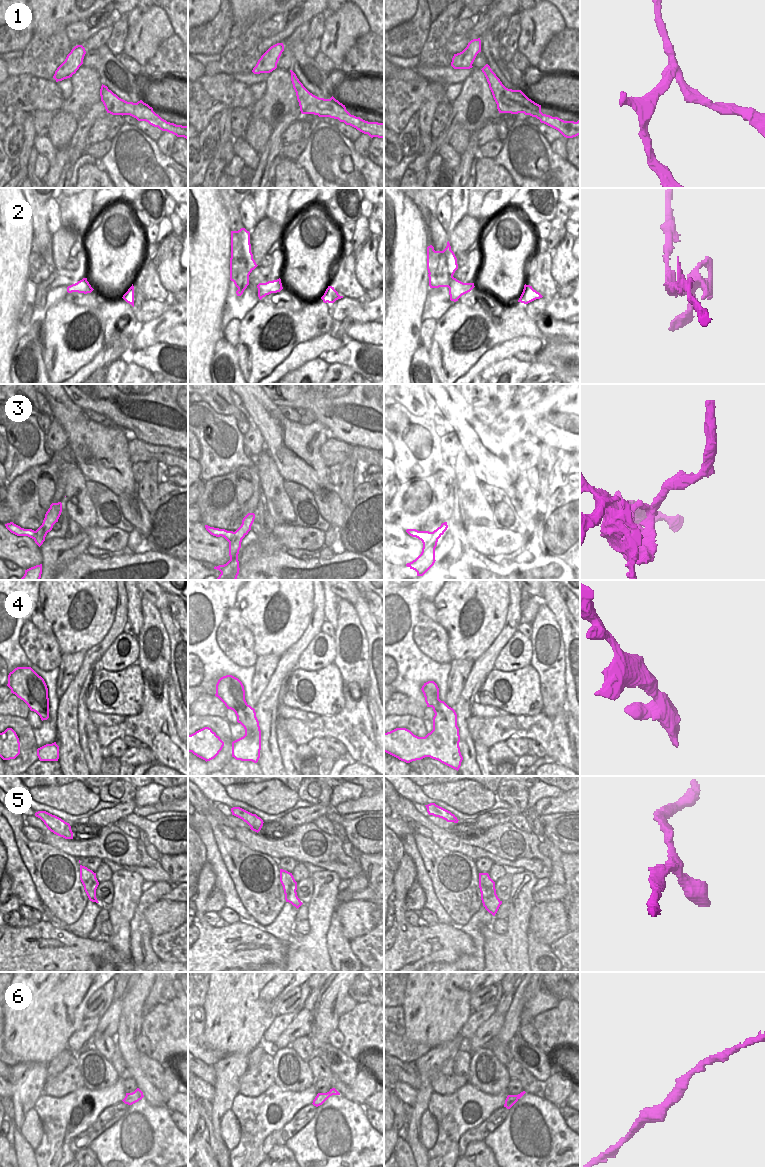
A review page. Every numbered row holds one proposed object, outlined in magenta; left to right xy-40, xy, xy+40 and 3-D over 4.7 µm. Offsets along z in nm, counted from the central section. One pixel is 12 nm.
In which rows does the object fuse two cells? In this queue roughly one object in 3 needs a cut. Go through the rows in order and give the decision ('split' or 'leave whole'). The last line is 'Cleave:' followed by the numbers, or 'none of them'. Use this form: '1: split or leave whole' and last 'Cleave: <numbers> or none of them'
1: split
2: split
3: split
4: leave whole
5: leave whole
6: leave whole
Cleave: 1, 2, 3

